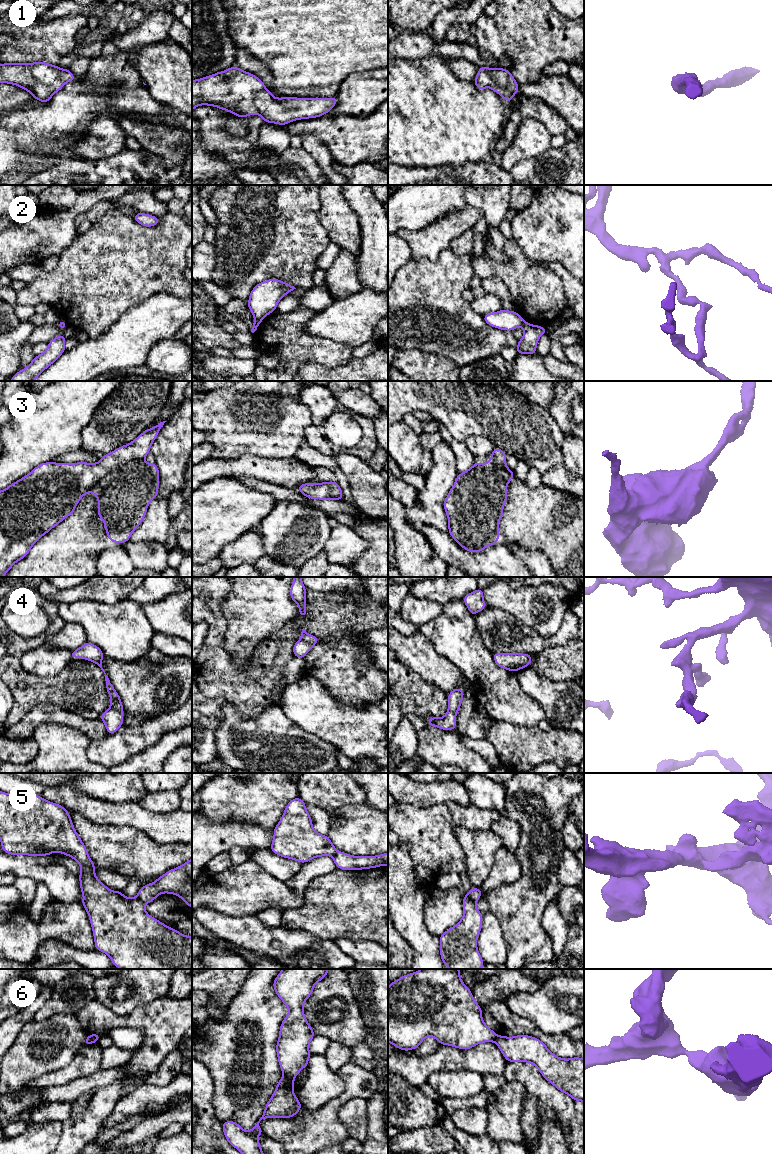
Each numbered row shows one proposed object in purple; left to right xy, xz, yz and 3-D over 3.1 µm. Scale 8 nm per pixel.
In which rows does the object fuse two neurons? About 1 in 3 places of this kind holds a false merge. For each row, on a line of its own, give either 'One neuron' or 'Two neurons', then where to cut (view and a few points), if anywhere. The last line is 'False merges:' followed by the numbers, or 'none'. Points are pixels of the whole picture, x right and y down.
1: One neuron. No split
2: Two neurons. Split along xz (255, 318), (260, 321)
3: One neuron. No split
4: One neuron. No split
5: Two neurons. Split along yz (466, 894), (475, 902)
6: Two neurons. Split along xz (284, 1075), (293, 1080)
False merges: 2, 5, 6

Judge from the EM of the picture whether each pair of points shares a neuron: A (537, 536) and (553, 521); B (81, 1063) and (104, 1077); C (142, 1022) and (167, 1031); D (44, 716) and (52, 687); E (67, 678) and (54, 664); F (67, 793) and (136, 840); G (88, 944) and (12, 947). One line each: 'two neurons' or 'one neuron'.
A: one neuron
B: two neurons
C: one neuron
D: two neurons
E: two neurons
F: two neurons
G: one neuron

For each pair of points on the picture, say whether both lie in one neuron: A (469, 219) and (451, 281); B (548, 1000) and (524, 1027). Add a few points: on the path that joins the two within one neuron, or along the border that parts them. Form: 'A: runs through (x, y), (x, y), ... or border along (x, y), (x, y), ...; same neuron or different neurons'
A: border along (449, 248), (445, 248), (434, 261), (428, 260); different neurons
B: border along (509, 1009), (529, 1019), (541, 1031), (549, 1034); different neurons

